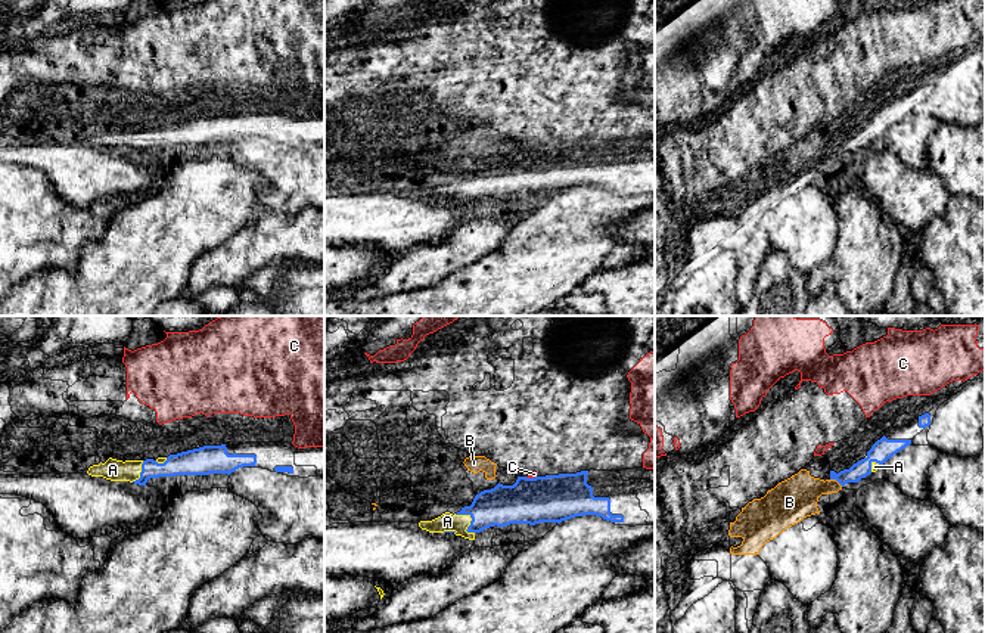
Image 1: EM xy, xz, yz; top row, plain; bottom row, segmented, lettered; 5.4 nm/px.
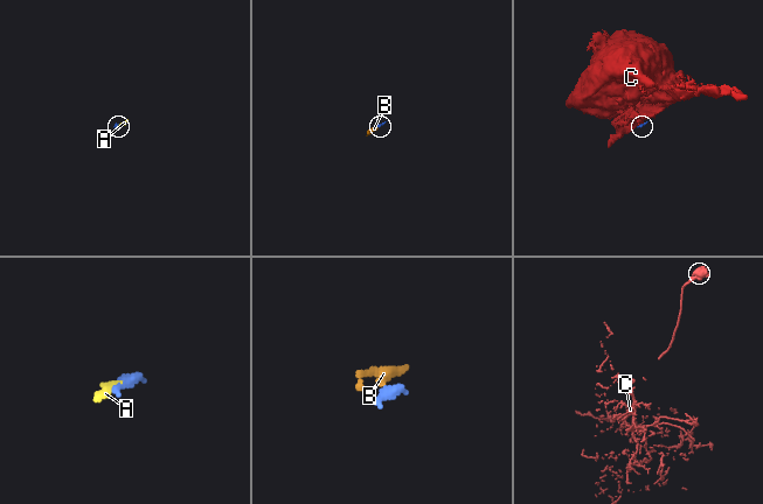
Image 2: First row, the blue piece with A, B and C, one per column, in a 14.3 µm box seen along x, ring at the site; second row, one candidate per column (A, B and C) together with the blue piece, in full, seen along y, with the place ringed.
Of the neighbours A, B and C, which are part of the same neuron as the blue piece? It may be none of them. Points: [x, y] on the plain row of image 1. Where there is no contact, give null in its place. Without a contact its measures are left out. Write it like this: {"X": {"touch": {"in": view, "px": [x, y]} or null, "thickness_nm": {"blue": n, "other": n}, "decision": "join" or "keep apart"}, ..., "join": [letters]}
{"A": {"touch": {"in": "xz", "px": [472, 189]}, "thickness_nm": {"blue": 220, "other": 100}, "decision": "join"}, "B": {"touch": {"in": "yz", "px": [836, 149]}, "thickness_nm": {"blue": 90, "other": 220}, "decision": "keep apart"}, "C": {"touch": {"in": "xz", "px": [530, 148]}, "thickness_nm": {"blue": 260, "other": 20}, "decision": "keep apart"}, "join": ["A"]}

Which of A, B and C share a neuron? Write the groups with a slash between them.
A / B / C

